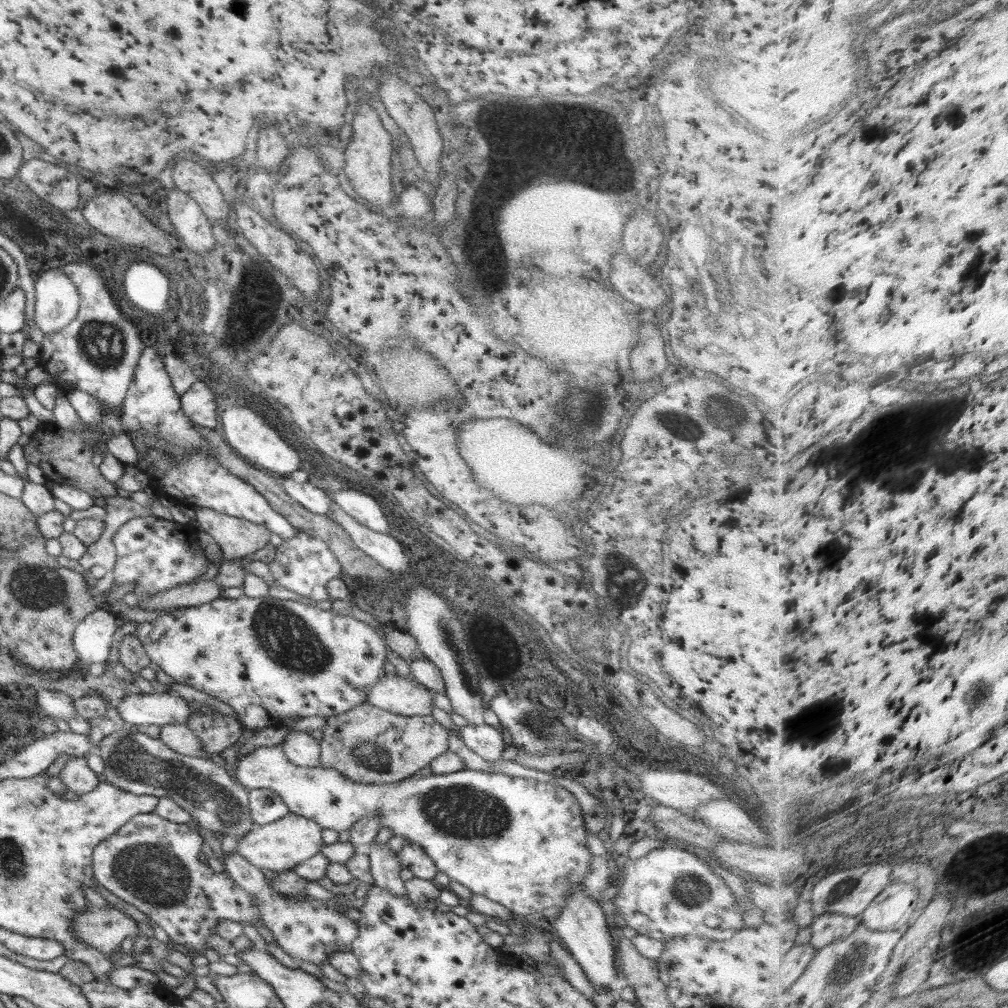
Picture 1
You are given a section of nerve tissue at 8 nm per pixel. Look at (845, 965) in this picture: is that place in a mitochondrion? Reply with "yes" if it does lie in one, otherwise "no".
yes

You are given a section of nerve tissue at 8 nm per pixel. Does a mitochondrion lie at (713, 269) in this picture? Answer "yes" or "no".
yes

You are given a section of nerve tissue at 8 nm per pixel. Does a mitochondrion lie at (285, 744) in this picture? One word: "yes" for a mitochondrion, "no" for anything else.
no

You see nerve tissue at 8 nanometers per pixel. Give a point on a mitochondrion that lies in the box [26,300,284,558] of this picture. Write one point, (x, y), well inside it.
(103, 344)

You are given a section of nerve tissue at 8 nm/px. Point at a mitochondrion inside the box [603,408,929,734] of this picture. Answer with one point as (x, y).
(629, 585)

